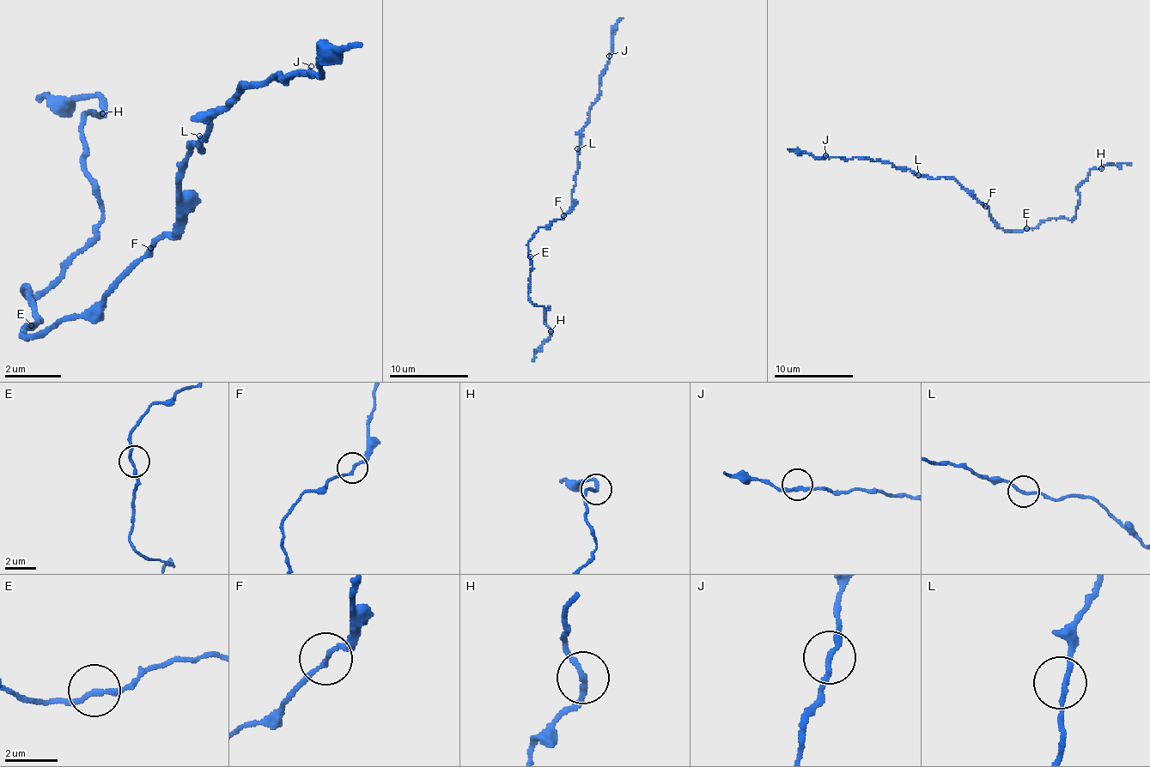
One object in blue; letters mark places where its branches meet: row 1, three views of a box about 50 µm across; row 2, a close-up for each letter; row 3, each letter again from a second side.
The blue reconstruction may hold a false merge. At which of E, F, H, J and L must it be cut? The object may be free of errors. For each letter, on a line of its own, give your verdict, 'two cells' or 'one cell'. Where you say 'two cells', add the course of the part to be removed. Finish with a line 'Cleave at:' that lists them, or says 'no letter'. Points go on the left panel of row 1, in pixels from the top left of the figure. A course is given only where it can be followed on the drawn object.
E: one cell
F: one cell
H: one cell
J: one cell
L: one cell
Cleave at: no letter

